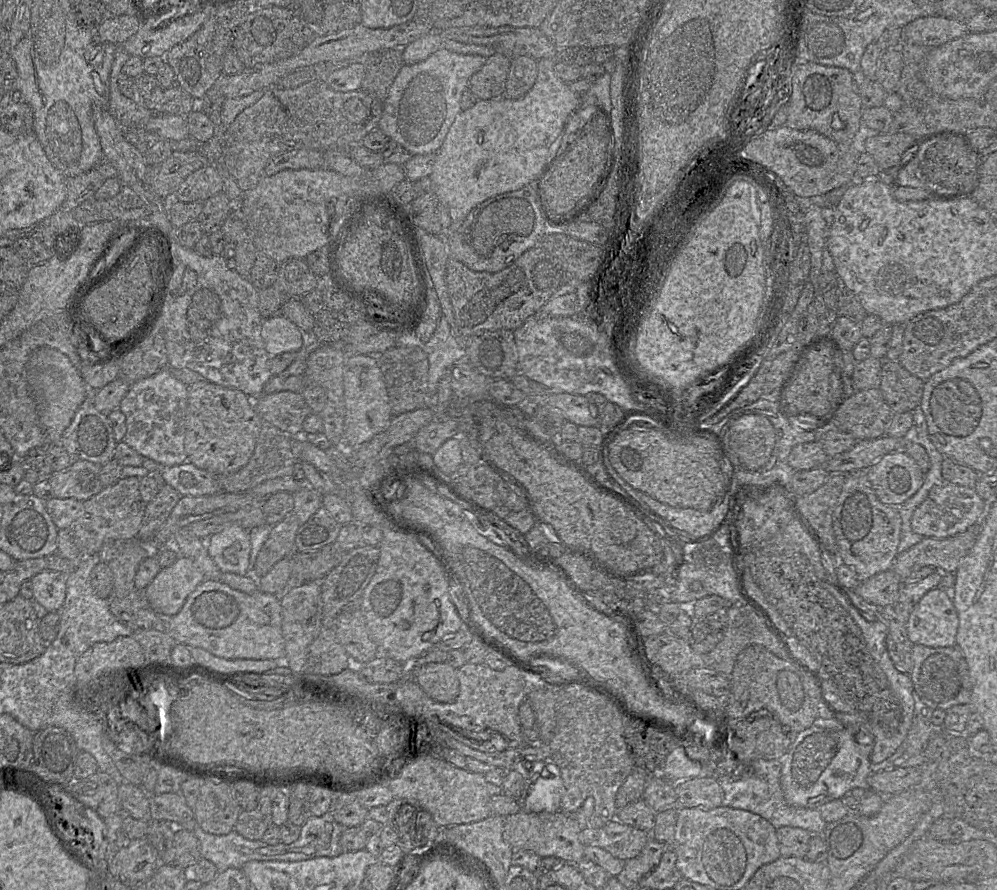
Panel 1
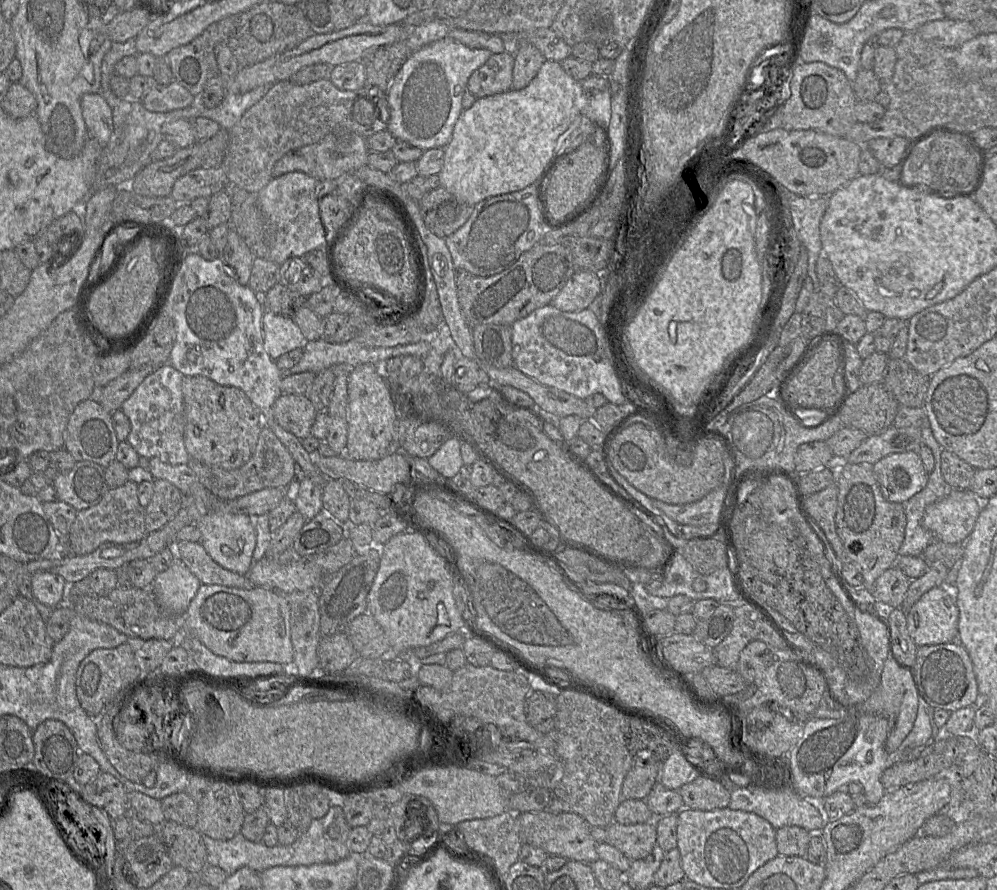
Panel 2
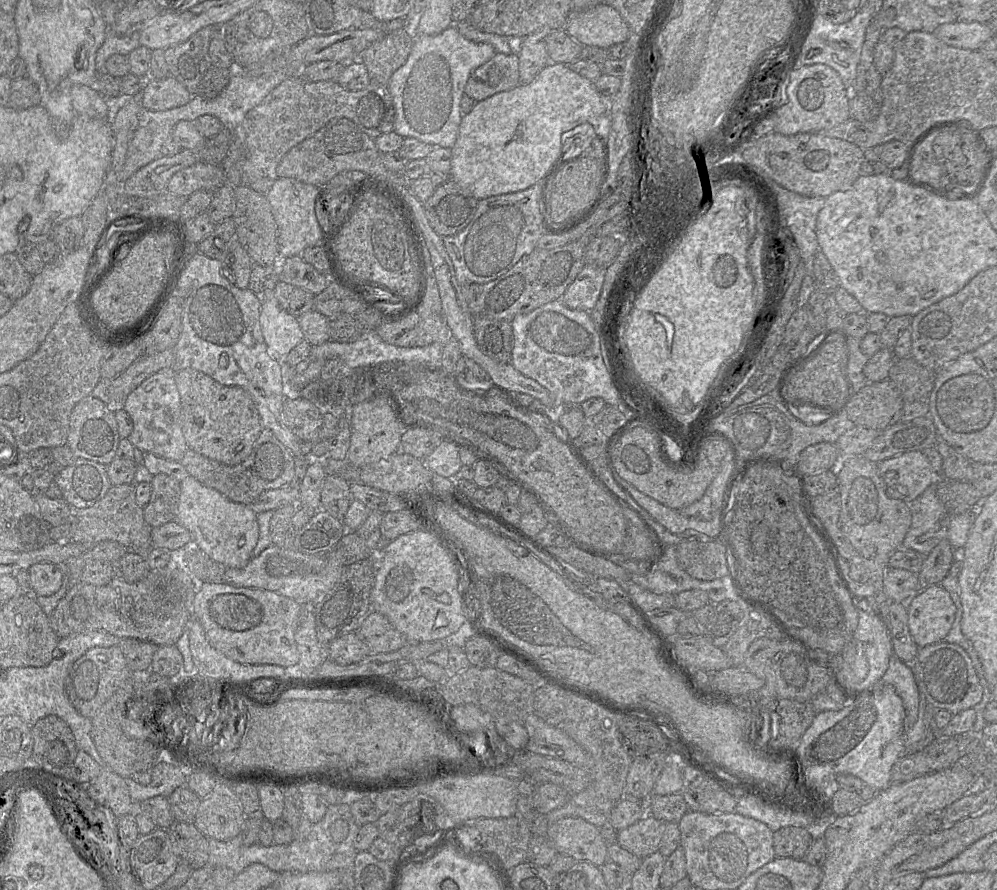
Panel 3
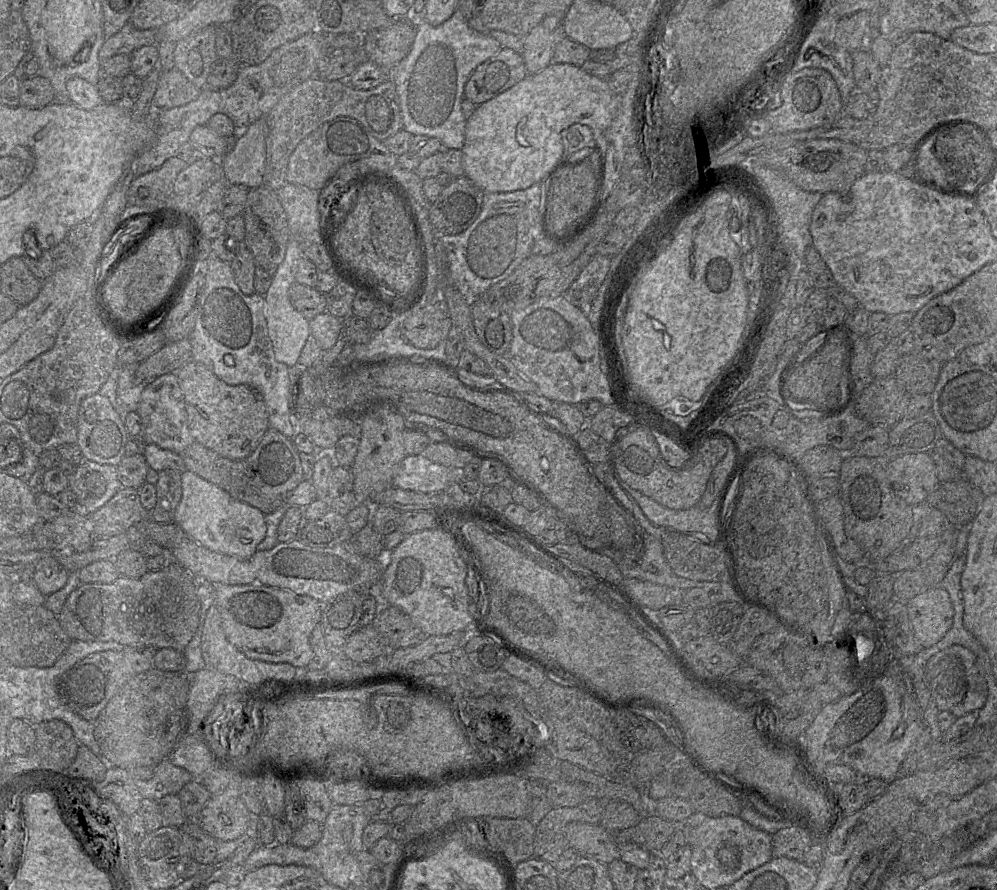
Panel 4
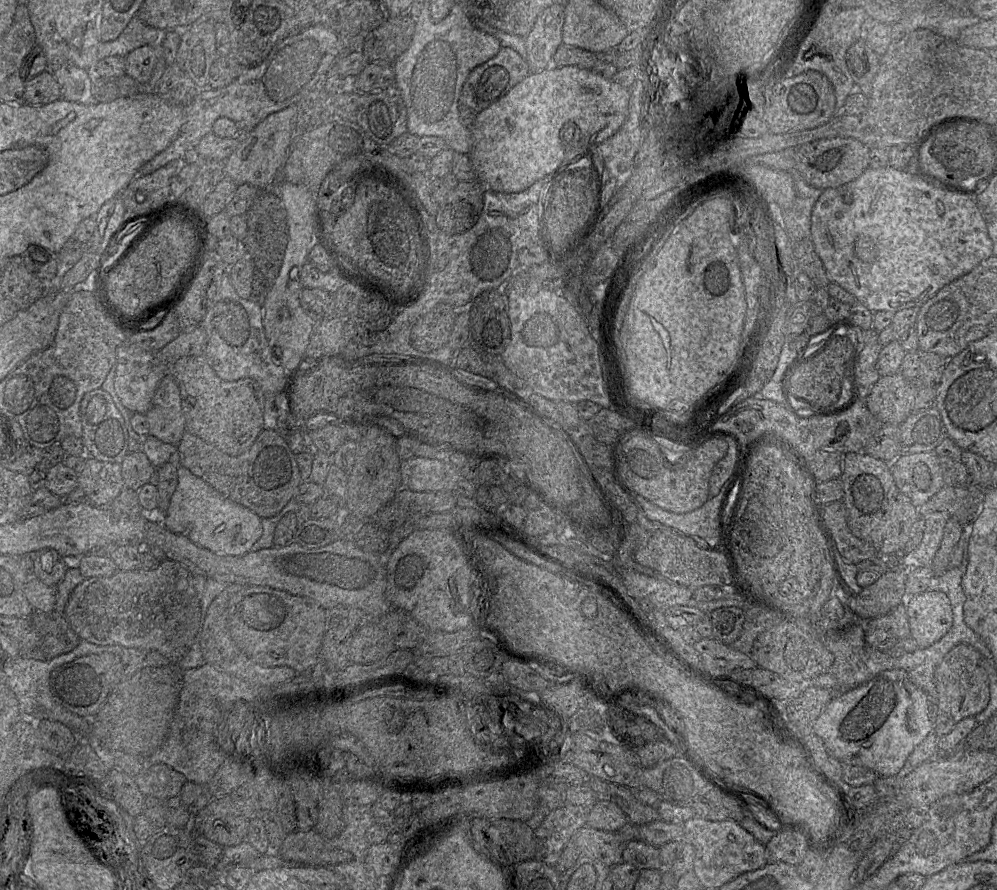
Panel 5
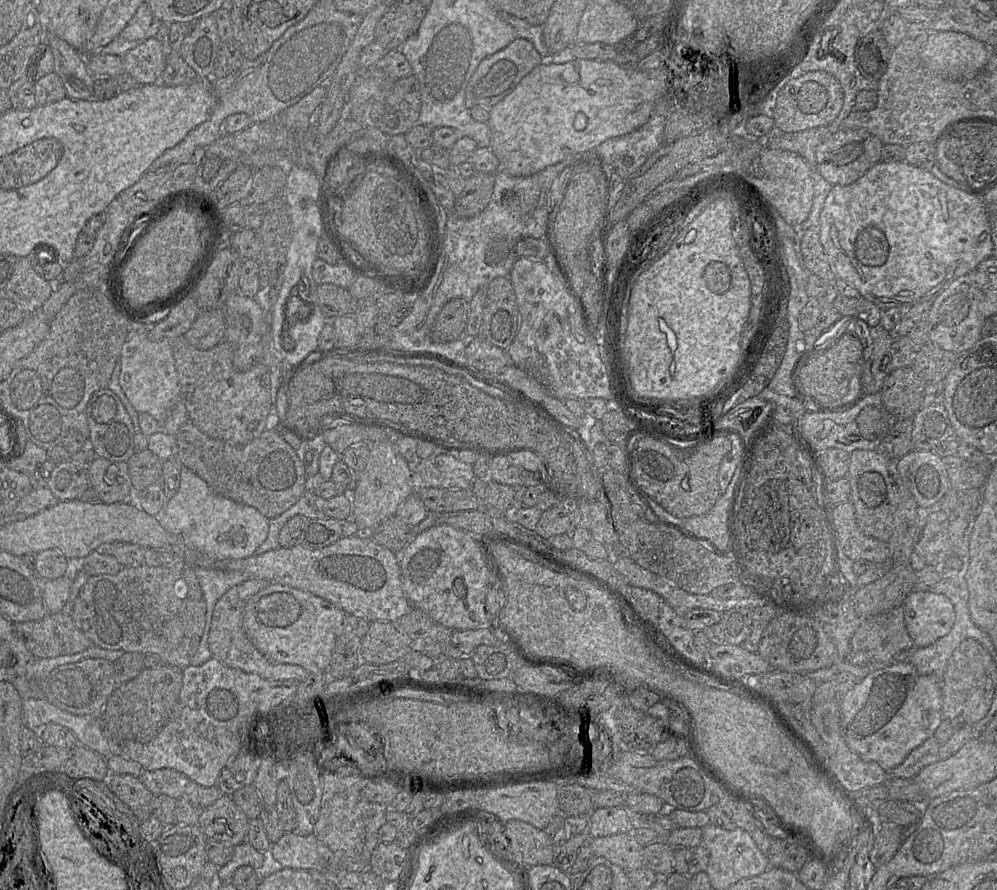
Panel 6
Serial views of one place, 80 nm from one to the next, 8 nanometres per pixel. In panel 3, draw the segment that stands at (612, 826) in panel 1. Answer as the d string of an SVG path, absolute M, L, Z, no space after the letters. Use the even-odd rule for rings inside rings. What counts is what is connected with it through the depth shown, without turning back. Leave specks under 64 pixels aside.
M646 814L638 822L618 831L617 843L635 856L644 859L659 850L665 827L666 822Z

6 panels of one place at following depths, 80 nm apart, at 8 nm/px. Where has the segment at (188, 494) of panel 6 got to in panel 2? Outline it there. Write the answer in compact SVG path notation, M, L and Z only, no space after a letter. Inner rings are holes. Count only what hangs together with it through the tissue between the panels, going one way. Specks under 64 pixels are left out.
M202 484L192 488L192 494L184 495L185 500L192 501L201 517L197 527L201 532L200 544L210 557L221 567L240 575L247 575L253 565L253 552L256 546L254 518L243 513L214 512L212 500L215 497Z

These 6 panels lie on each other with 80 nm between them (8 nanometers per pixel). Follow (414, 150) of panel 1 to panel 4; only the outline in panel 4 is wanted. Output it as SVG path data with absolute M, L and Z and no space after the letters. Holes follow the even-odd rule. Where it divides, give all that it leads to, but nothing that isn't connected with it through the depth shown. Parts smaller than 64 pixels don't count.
M455 10L453 15L439 26L433 27L425 17L415 22L416 35L408 55L395 67L388 70L388 80L395 85L400 102L402 130L414 135L438 139L444 149L461 150L465 141L466 119L461 111L464 87L474 69L502 48L493 38L471 29L463 14Z

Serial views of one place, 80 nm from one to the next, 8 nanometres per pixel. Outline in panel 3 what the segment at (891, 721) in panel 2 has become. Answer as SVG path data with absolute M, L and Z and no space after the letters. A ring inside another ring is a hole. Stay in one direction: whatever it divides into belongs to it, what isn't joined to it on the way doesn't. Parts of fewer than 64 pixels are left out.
M893 655L880 684L893 686L901 698L905 709L904 731L908 732L917 721L920 701L920 692L910 664Z

